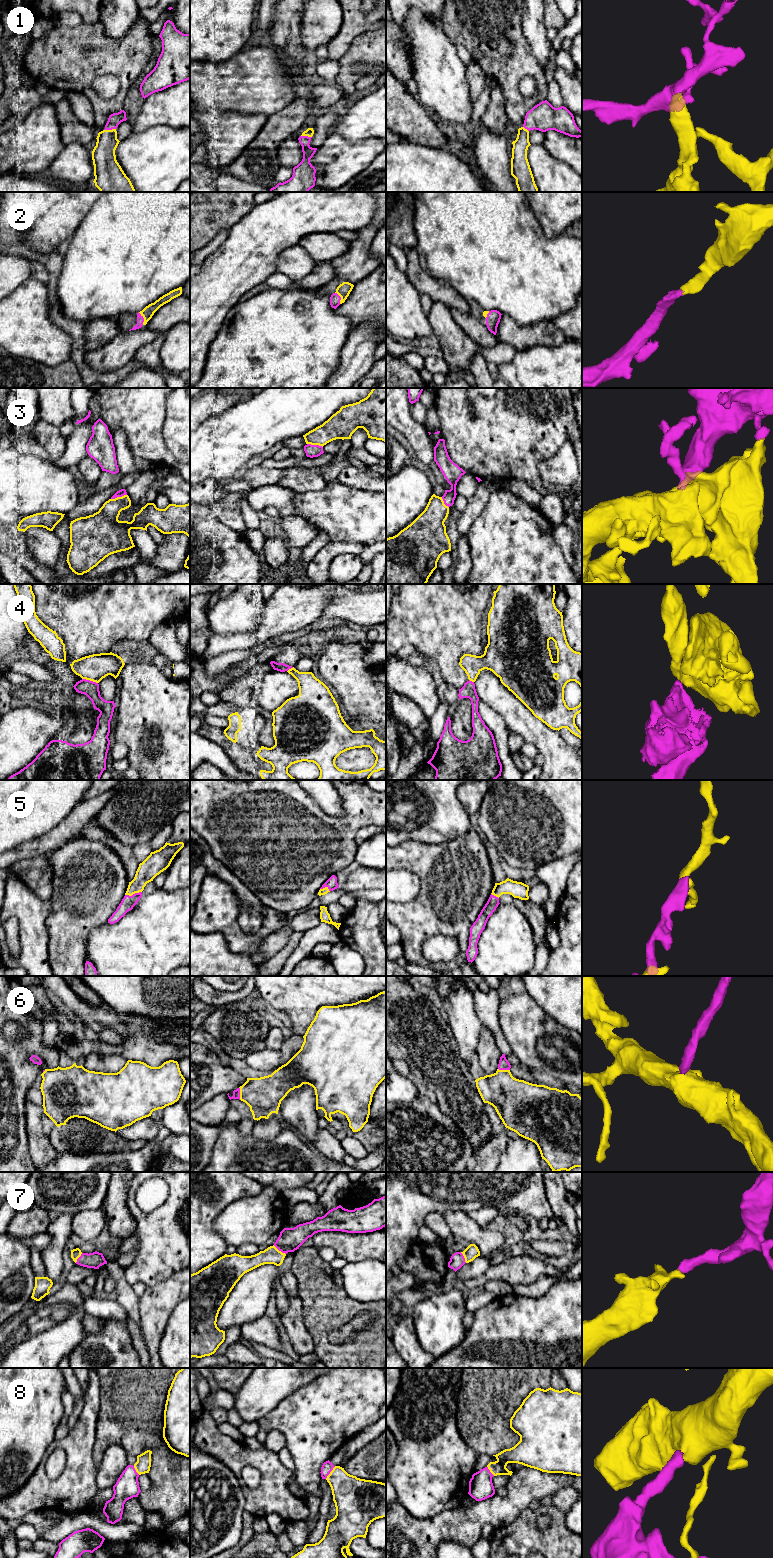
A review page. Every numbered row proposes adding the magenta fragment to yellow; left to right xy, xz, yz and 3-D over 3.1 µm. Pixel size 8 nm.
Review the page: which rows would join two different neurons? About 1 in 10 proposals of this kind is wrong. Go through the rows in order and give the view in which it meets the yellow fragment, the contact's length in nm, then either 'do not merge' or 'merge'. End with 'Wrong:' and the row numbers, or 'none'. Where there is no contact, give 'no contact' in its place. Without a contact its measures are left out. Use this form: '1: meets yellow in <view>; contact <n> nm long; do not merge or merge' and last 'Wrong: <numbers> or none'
1: meets yellow in xy; contact 100 nm long; merge
2: meets yellow in xy; contact 110 nm long; merge
3: meets yellow in xy; contact 130 nm long; merge
4: meets yellow in xy; contact 130 nm long; do not merge
5: meets yellow in xy; contact 140 nm long; merge
6: meets yellow in xz; contact 100 nm long; merge
7: meets yellow in xz; contact 130 nm long; merge
8: meets yellow in xz; contact 130 nm long; merge
Wrong: 4

